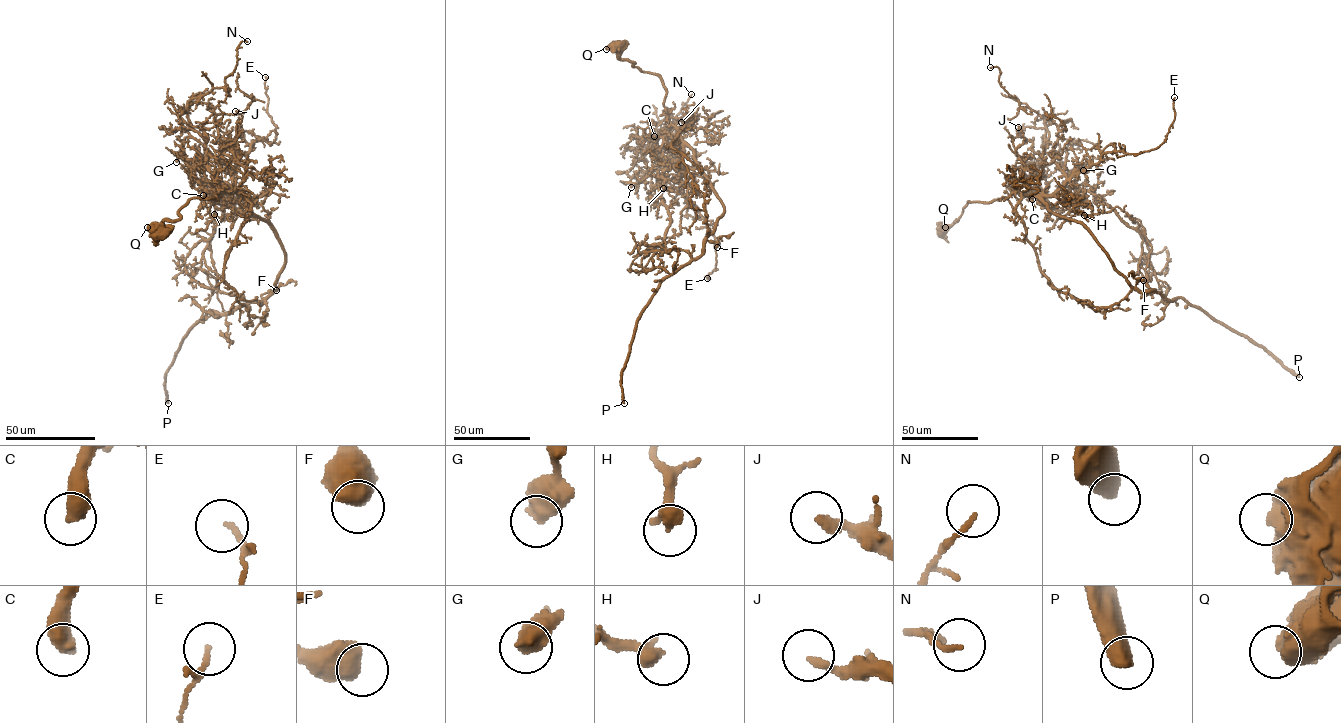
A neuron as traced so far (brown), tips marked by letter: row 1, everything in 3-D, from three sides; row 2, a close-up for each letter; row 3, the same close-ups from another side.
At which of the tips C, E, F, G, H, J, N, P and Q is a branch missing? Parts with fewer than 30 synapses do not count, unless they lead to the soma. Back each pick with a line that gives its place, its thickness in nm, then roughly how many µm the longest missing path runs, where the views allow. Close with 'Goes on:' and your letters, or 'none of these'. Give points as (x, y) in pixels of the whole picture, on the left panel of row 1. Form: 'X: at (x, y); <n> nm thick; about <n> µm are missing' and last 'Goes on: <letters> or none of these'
C: at (203, 195); 500 nm thick; about 15 µm are missing
P: at (168, 403); 550 nm thick; about 650 µm are missing
Goes on: C, P

